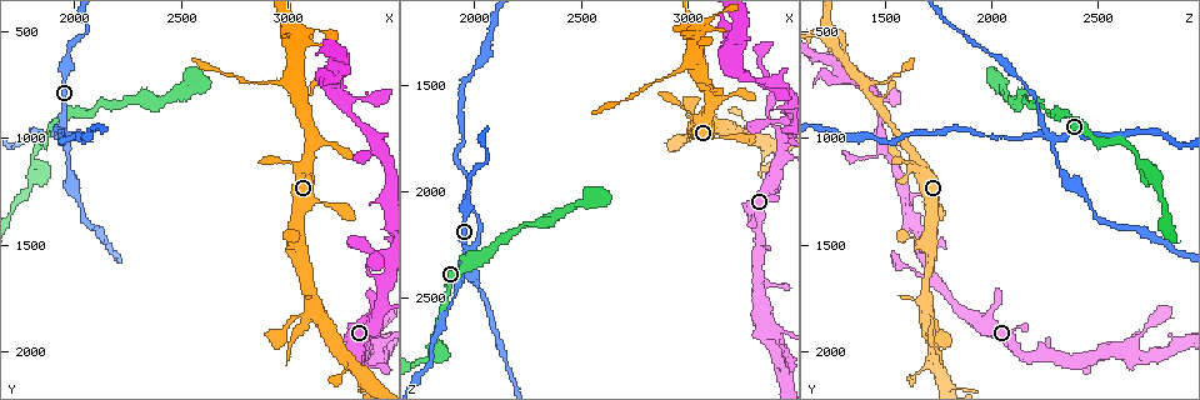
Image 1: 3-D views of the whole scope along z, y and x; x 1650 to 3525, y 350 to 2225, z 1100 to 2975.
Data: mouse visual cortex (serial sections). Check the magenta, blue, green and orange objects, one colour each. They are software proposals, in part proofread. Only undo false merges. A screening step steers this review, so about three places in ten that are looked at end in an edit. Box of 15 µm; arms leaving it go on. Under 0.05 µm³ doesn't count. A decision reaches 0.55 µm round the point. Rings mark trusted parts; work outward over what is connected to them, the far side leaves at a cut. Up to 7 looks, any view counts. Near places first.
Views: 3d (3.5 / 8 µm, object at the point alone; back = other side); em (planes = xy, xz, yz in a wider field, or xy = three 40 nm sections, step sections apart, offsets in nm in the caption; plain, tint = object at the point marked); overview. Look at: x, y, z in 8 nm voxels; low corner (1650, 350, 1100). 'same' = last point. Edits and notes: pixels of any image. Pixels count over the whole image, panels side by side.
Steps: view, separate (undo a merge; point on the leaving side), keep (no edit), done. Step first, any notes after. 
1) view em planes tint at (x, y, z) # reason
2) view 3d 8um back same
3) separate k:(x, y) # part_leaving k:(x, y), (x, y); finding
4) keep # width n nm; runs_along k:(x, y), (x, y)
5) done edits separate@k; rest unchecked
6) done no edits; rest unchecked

view 3d 3.5um at (2870, 730, 1480) # a narrow waist

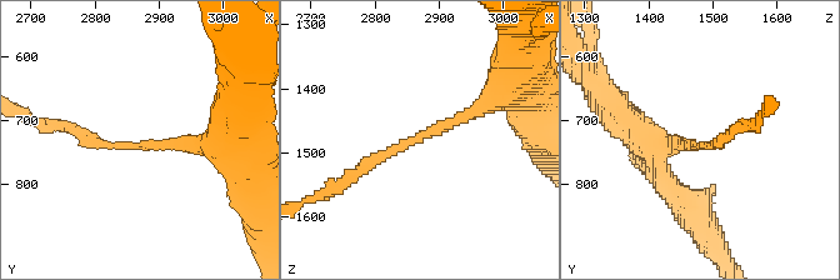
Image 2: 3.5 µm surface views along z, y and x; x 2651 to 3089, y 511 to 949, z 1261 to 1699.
view em xy step 3 tint at (2860, 740, 1485) # arm_widths 150, 200 nm; now the EM

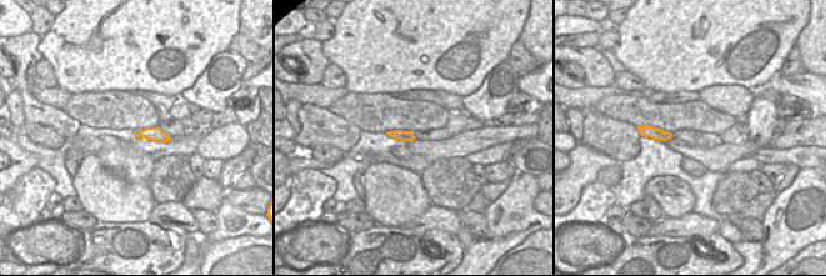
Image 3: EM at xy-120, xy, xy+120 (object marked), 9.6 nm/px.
view em xy step 2 tint same

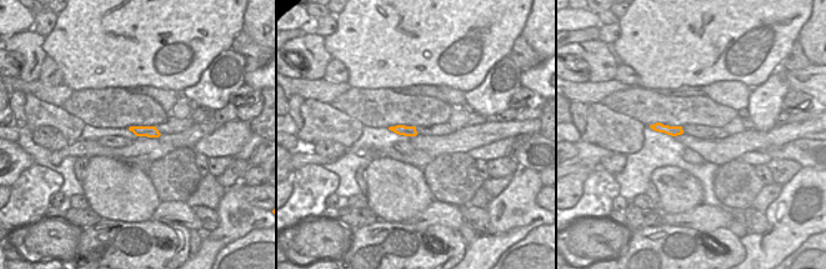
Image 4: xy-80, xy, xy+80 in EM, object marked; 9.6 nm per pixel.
keep # runs_along 2:(489, 100), (389, 150), (344, 183); all the same cell

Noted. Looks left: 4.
view 3d 3.5um at (2550, 740, 2040) # thick turns thin

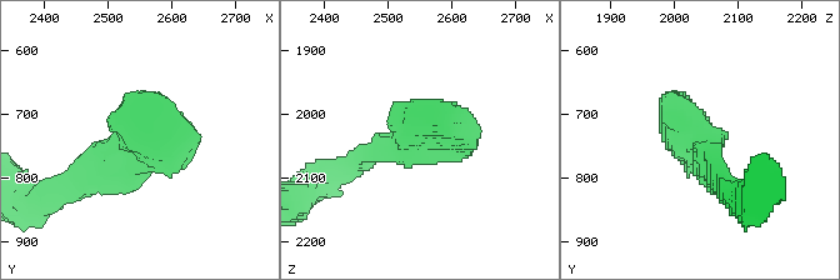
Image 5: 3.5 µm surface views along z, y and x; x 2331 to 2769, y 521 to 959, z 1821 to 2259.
view em xy step 2 plain at (2550, 745, 2040)

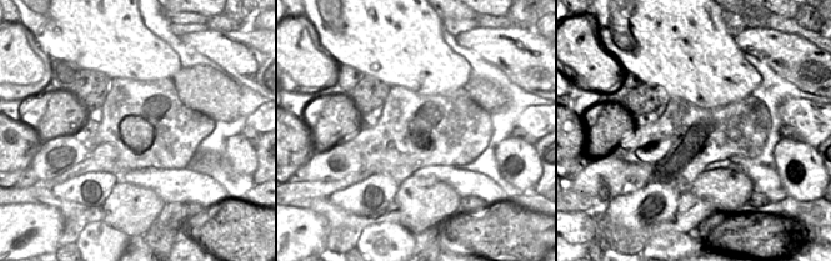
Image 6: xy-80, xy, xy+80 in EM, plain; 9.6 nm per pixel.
view em xy step 2 tint same

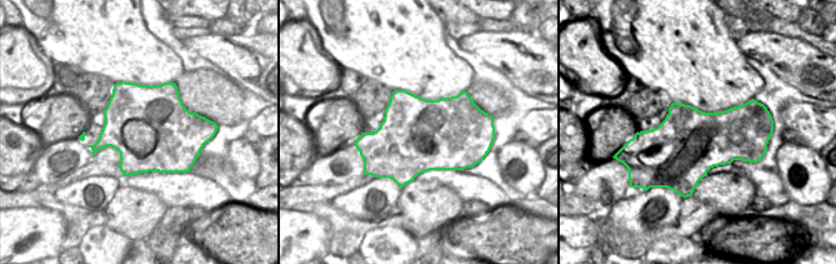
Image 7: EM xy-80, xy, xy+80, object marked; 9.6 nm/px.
keep # width 700 nm; runs_along 5:(76, 176), (180, 115); all the same cell

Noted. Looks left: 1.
done no edits; rest unchecked

